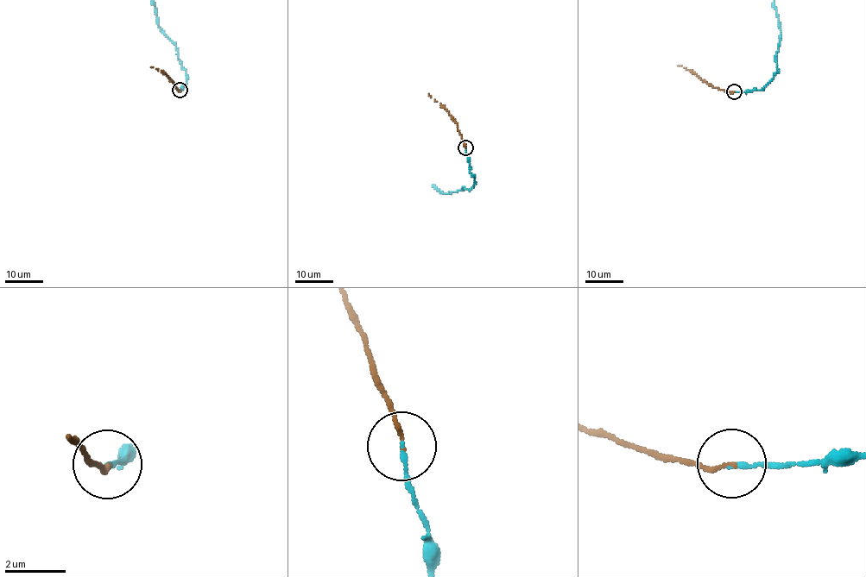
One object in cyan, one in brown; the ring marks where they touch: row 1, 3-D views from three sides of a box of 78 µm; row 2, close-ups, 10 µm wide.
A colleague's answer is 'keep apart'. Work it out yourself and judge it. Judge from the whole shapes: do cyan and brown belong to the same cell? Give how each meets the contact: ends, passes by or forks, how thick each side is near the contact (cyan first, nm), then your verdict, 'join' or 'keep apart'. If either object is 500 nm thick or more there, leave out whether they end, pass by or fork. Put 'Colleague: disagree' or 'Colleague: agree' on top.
Colleague: disagree
cyan ends | brown ends | 140/120 nm | join

